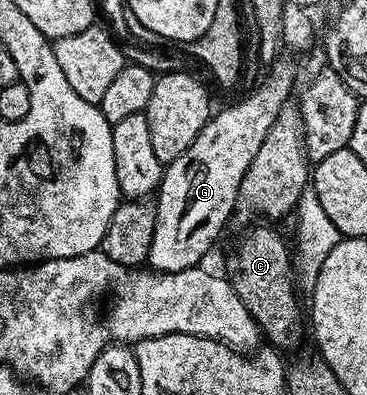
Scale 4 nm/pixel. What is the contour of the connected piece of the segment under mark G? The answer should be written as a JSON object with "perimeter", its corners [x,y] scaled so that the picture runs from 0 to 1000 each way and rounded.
{"perimeter":[[[777,147],[749,152],[728,182],[736,185],[717,197],[714,215],[673,253],[654,256],[640,273],[586,281],[556,329],[534,339],[534,359],[490,400],[450,418],[425,489],[431,549],[403,661],[417,686],[488,689],[542,676],[605,575],[629,565],[654,461],[730,329],[741,329],[752,289],[798,246],[790,241],[801,233],[801,172]]]}

